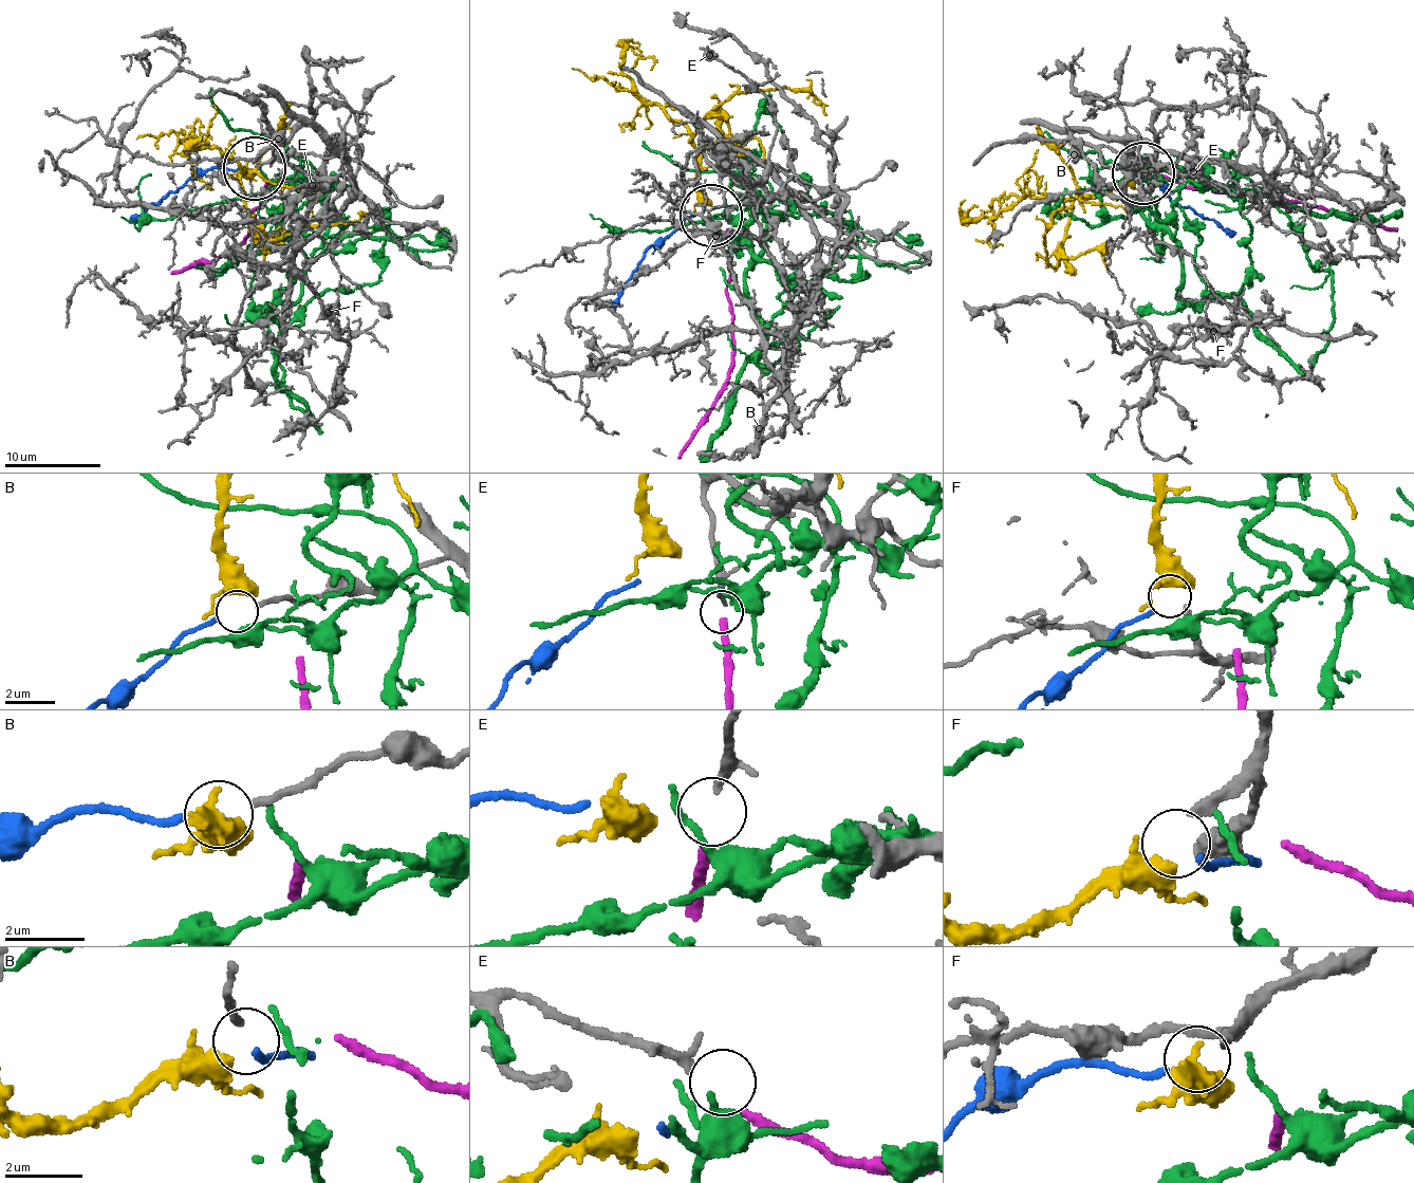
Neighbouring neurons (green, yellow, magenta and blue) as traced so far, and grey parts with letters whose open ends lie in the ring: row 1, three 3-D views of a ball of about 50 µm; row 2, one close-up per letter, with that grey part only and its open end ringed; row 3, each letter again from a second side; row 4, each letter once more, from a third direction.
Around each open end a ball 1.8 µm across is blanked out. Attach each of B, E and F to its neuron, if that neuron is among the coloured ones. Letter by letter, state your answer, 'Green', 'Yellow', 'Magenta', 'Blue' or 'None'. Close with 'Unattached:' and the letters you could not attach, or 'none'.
B: Blue
E: None
F: Yellow
Unattached: E

